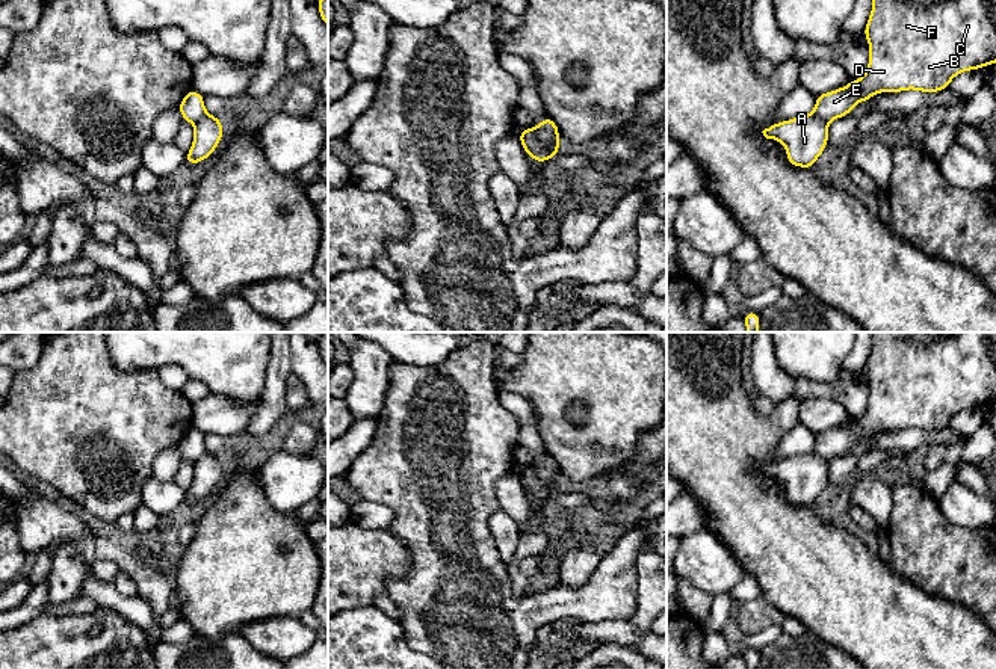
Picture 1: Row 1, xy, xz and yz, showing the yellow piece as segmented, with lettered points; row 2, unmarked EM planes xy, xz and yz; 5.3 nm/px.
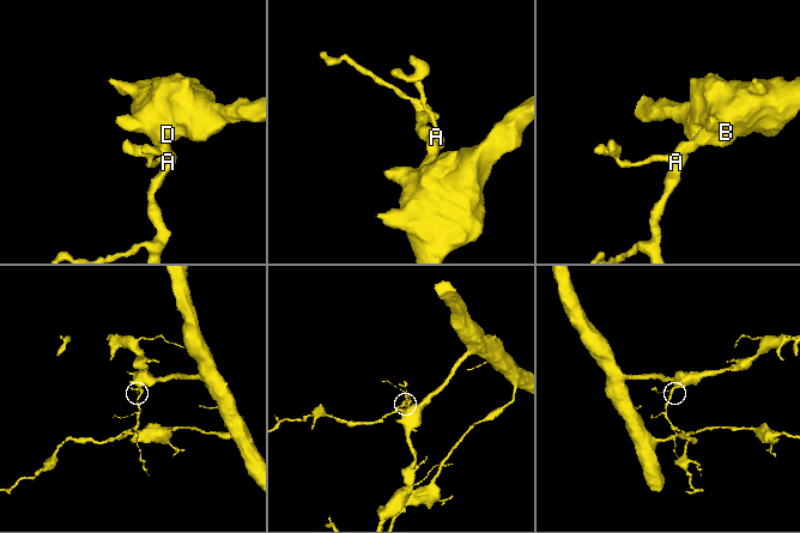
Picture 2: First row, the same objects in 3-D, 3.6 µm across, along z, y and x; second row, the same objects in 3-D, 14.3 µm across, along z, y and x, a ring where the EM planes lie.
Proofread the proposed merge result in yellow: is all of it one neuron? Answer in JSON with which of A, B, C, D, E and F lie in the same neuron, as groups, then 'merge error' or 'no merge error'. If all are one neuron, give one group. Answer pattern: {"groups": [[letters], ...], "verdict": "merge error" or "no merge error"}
{"groups": [["A"], ["B", "C", "D", "E", "F"]], "verdict": "merge error"}

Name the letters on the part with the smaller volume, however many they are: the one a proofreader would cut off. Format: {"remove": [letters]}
{"remove": ["A"]}

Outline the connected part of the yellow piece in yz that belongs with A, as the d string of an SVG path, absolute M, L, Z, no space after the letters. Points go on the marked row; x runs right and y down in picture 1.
M812 115L771 124L763 136L786 145L789 165L813 169L822 151L828 146L828 122Z

